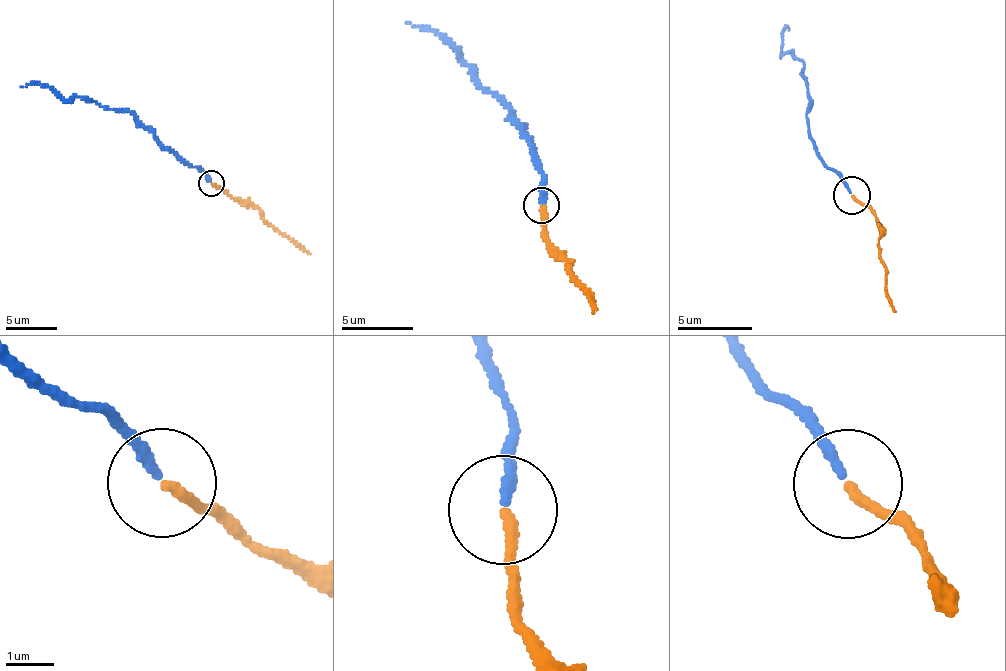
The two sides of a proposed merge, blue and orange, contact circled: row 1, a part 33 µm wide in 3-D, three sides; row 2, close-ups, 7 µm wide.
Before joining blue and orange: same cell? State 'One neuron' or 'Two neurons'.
One neuron

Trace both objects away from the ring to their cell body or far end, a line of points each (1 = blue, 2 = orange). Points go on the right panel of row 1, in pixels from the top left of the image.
1: (849, 192), (821, 164), (807, 131), (811, 107), (805, 73), (791, 51), (783, 54), (783, 29), (789, 31)
2: (852, 196), (868, 204), (878, 225), (877, 242), (892, 311)

